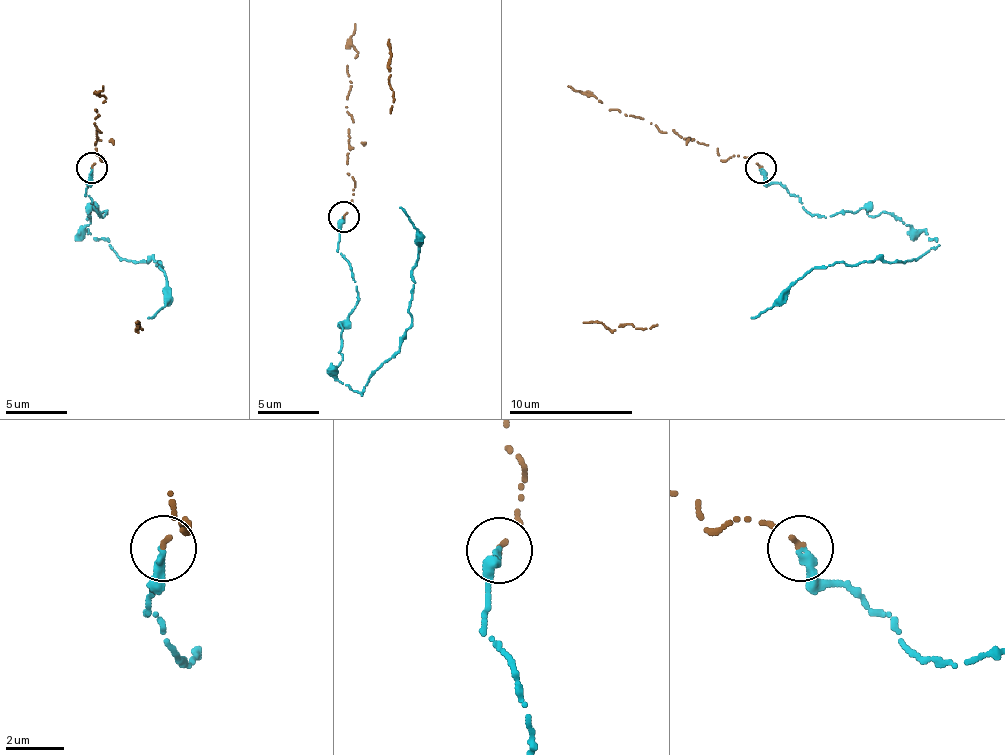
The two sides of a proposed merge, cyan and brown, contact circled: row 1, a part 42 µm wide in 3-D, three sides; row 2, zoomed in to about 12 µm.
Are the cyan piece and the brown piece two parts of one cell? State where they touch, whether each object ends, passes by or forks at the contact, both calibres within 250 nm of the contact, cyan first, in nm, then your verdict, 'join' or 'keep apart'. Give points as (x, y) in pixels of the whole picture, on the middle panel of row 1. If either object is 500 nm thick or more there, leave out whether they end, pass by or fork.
at (344, 216); cyan ends there; brown ends there; 300 nm thick on the cyan side, 150 nm on the other; join

